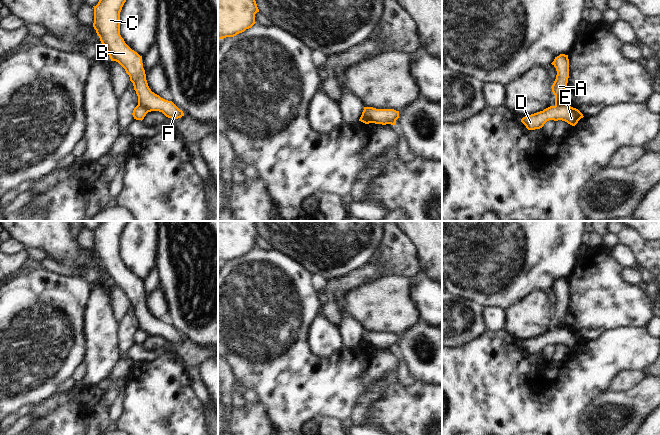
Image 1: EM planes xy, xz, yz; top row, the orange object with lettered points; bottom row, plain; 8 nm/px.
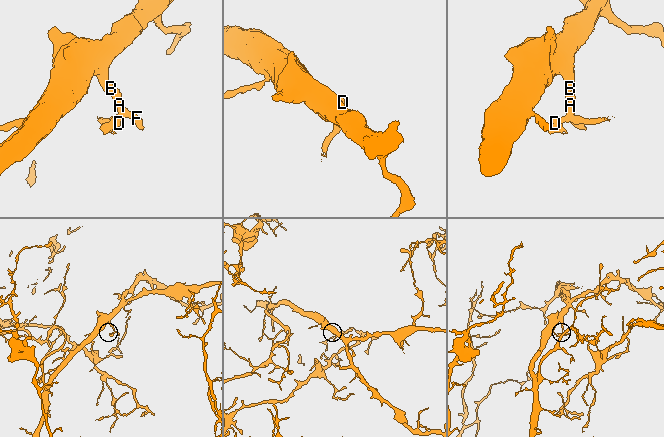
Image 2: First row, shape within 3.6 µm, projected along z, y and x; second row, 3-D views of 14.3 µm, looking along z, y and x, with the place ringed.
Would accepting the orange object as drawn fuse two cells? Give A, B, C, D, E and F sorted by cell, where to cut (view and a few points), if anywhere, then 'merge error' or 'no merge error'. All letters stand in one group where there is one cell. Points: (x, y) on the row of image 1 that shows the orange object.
A B C F / D E; cut in xy along (138, 103), (148, 111); merge error

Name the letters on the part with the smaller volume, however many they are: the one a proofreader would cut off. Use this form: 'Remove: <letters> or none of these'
Remove: D, E.

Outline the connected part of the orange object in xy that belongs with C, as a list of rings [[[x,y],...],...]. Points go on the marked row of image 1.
[[[99,0],[94,7],[93,27],[111,61],[118,62],[130,77],[138,96],[138,104],[148,112],[159,111],[166,117],[184,116],[172,101],[165,100],[151,91],[146,80],[142,56],[132,50],[120,35],[120,12],[126,0]]]

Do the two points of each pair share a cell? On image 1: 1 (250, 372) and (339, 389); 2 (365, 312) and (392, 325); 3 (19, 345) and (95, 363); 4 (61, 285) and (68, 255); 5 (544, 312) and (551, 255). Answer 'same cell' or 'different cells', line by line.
1: same cell
2: same cell
3: different cells
4: different cells
5: different cells

